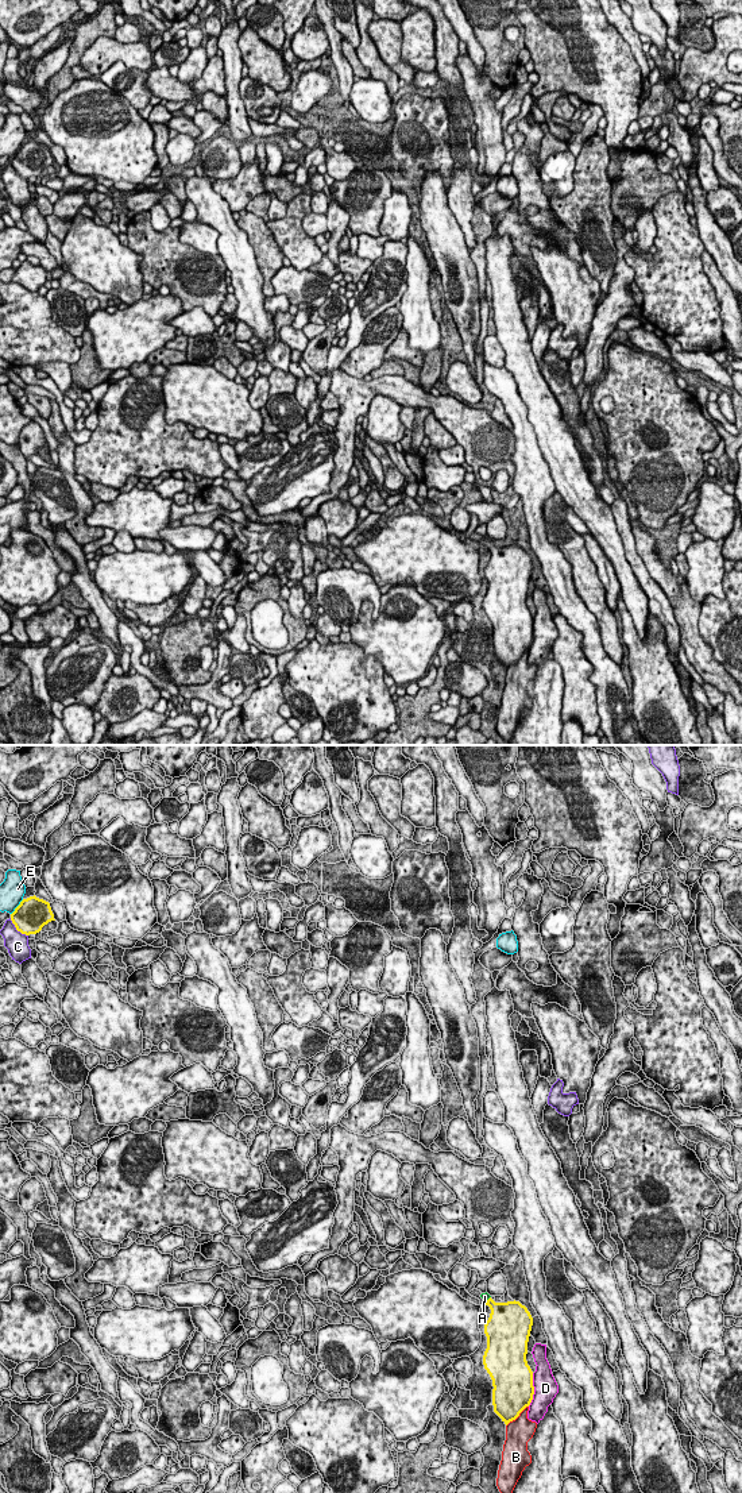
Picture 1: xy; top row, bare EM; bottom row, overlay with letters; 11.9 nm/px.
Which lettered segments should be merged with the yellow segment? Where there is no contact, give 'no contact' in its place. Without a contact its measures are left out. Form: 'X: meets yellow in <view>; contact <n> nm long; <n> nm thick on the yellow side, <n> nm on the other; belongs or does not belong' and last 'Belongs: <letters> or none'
A: meets yellow in xy; contact 120 nm long; 300 nm thick on the yellow side, 90 nm on the other; belongs
B: meets yellow in xy; contact 360 nm long; 440 nm thick on the yellow side, 320 nm on the other; does not belong
C: meets yellow in xy; contact 320 nm long; 380 nm thick on the yellow side, 260 nm on the other; does not belong
D: meets yellow in xy; contact 400 nm long; 480 nm thick on the yellow side, 280 nm on the other; does not belong
E: meets yellow in xy; contact 240 nm long; 380 nm thick on the yellow side, 300 nm on the other; does not belong
Belongs: A

